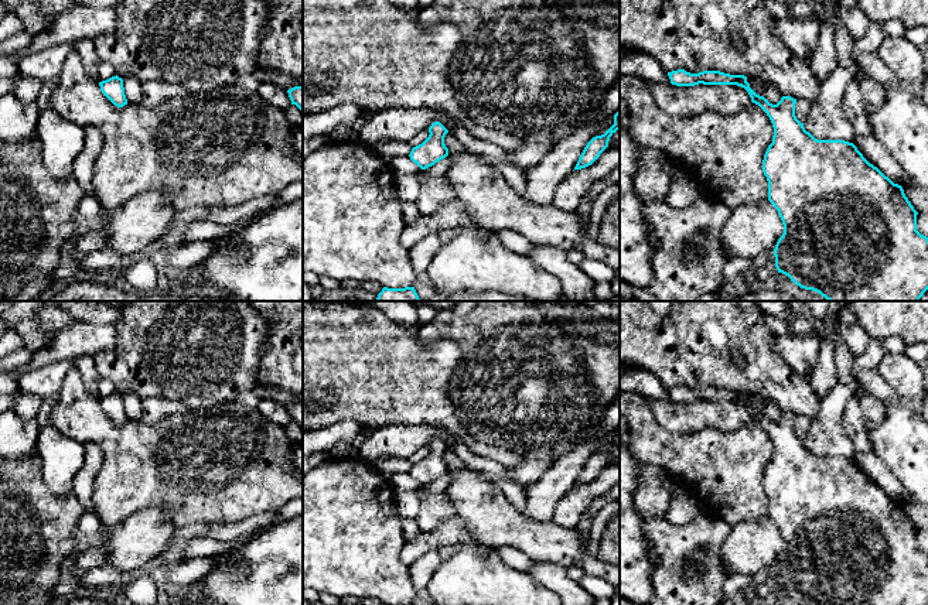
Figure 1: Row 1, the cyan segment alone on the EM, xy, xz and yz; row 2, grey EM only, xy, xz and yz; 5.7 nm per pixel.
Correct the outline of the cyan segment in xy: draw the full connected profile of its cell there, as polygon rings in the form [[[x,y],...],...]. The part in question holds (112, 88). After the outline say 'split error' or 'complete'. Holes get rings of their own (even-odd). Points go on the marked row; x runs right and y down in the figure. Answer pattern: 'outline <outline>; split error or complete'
outline [[[112,76],[106,81],[99,82],[102,93],[117,107],[123,107],[127,105],[127,99],[124,95],[123,79]]]; complete

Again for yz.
outline [[[685,69],[668,72],[672,85],[737,85],[744,88],[751,102],[770,117],[774,136],[768,146],[762,172],[768,181],[768,201],[778,211],[784,233],[774,256],[778,273],[805,290],[819,293],[828,301],[920,301],[928,290],[928,237],[917,230],[917,215],[901,185],[894,184],[870,164],[853,143],[845,140],[818,140],[805,130],[795,116],[796,99],[782,96],[777,105],[757,95],[744,75],[720,71],[690,74]]]; complete

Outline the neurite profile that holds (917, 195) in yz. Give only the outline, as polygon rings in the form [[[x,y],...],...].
[[[908,181],[904,187],[904,194],[918,213],[928,213],[928,188]]]

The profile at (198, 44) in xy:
[[[119,0],[115,11],[115,30],[93,40],[98,58],[112,65],[122,79],[134,76],[141,83],[175,83],[190,93],[209,93],[253,74],[257,69],[260,40],[270,18],[266,0]]]

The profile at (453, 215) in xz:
[[[456,199],[434,213],[419,216],[412,223],[407,223],[400,233],[400,245],[410,250],[430,233],[454,228],[467,228],[470,223],[472,223],[470,212]]]

